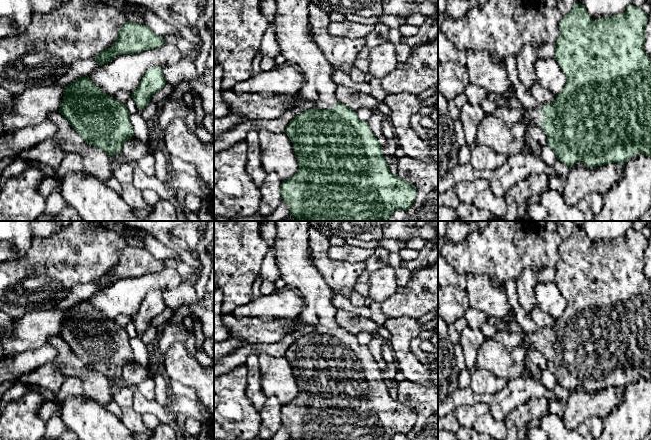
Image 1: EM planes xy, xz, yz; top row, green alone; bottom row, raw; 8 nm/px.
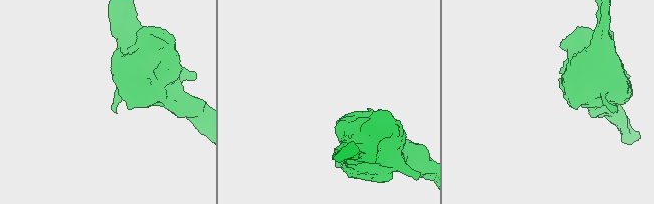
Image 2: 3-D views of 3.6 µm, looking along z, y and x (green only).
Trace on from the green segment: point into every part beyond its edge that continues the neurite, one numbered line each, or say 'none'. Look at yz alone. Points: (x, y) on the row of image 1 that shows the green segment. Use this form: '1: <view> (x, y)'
1: yz (533, 116)

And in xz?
1: xz (293, 32)

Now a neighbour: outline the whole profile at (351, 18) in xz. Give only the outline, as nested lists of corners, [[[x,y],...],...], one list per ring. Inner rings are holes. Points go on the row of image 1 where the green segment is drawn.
[[[348,15],[345,16],[345,19],[349,22],[356,22],[361,24],[373,24],[376,25],[378,22],[378,16],[371,16],[371,17],[363,17],[357,15]]]

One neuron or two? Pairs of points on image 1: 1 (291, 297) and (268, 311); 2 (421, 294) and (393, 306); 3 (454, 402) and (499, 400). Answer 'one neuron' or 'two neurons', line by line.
1: one neuron
2: one neuron
3: one neuron

